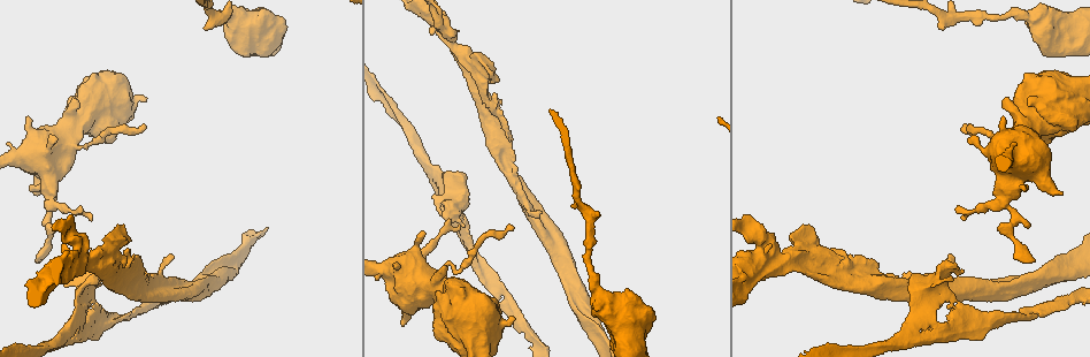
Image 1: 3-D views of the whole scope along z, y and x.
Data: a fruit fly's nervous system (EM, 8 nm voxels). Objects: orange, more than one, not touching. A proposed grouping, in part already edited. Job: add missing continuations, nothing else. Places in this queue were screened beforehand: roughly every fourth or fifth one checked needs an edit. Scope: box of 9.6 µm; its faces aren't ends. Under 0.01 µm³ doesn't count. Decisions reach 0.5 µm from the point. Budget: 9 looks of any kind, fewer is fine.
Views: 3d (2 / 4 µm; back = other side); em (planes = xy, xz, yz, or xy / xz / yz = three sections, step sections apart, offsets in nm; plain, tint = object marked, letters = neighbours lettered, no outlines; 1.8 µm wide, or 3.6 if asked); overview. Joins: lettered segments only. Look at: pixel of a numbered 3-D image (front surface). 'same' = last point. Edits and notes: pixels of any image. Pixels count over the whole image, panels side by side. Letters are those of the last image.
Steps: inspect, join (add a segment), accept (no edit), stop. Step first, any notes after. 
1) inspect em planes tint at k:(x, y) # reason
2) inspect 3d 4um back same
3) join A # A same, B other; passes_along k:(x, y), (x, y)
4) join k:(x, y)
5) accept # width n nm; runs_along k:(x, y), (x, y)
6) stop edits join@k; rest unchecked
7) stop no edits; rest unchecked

inspect 3d 2um back at 1:(143, 125) # an open end

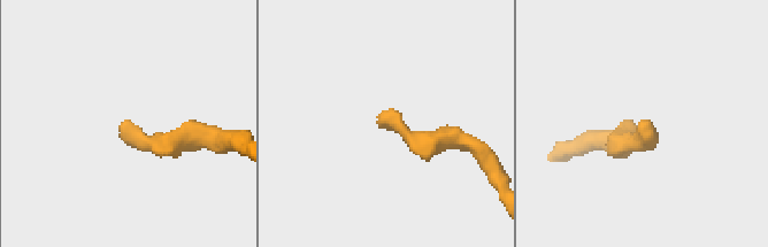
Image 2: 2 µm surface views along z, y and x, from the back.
inspect em xz step 8 tint at 2:(649, 128)

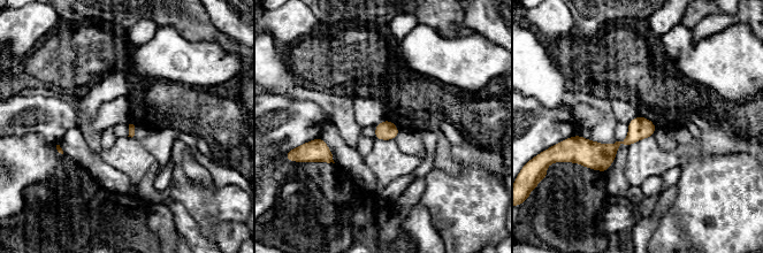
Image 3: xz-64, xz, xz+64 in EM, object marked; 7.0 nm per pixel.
inspect em planes letters same # cut it another way

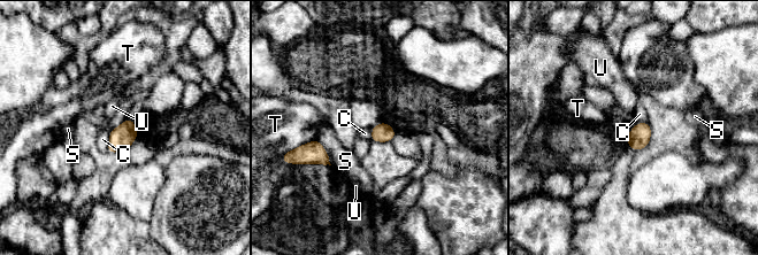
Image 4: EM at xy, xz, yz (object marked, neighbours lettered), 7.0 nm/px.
accept # C other, S other, T other, U other; border 4:(127, 117), (110, 131), (106, 151); no lettered segment goes on from it

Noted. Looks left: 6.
inspect em planes letters at 1:(951, 267) # free end

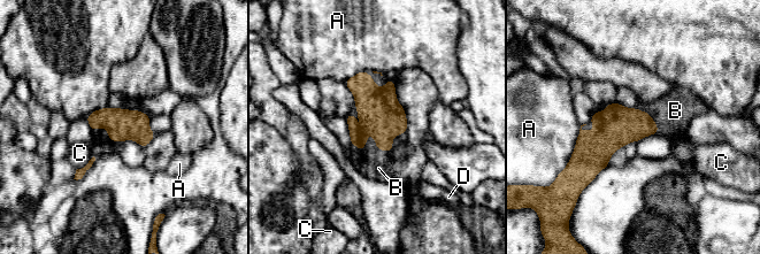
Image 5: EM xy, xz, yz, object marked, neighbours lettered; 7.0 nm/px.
join B # width 220 nm; A other, B same, C other, D other; it goes on there

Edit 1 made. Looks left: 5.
inspect overview # redraw

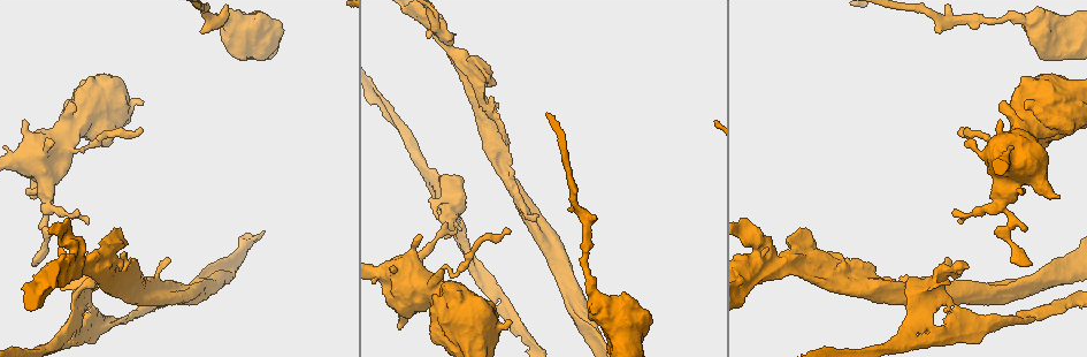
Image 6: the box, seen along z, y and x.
inspect 3d 2um at 6:(869, 264) # an open end

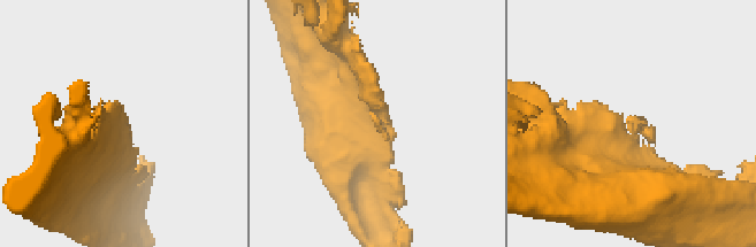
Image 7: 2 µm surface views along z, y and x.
inspect em planes letters at 7:(121, 117)

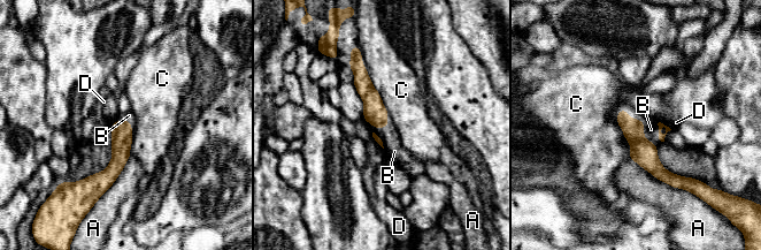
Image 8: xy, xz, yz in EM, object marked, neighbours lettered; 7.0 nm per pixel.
join B # longest_contact A 460 nm; A other, B same, C other, D other; passes_along 8:(644, 152), (643, 121), (651, 129); the cell continues

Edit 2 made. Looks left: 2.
inspect em yz step 8 letters at 6:(1059, 196) # free end

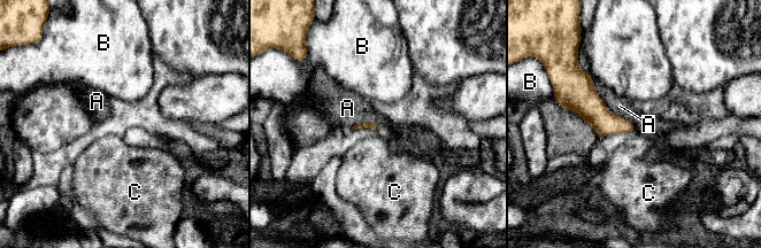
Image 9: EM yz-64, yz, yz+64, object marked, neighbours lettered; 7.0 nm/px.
accept # A other, B other, C other; none of them fits

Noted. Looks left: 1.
stop edits join@5, join@8; rest unchecked

